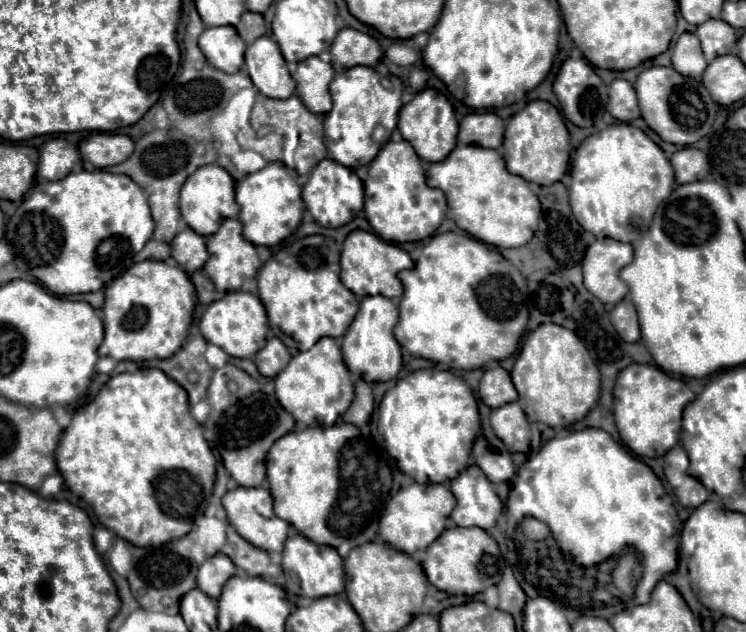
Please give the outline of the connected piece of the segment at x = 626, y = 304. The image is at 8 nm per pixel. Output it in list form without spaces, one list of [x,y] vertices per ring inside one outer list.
[[[622,299],[610,311],[610,321],[612,321],[614,329],[618,331],[618,335],[624,341],[634,343],[634,341],[640,339],[640,327],[638,327],[638,321],[636,321],[636,309],[634,309],[630,299]]]

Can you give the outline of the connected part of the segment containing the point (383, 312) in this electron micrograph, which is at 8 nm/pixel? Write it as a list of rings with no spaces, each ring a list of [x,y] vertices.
[[[382,295],[364,297],[364,301],[360,303],[360,311],[354,317],[352,325],[348,327],[342,341],[344,363],[352,373],[364,377],[368,383],[390,381],[398,375],[402,367],[402,353],[400,353],[398,341],[392,335],[396,321],[398,321],[398,307],[388,297],[382,297]]]

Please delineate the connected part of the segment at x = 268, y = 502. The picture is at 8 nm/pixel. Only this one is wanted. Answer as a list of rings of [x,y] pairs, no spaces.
[[[236,487],[222,497],[222,505],[228,513],[228,523],[238,531],[240,537],[250,541],[258,549],[264,549],[268,553],[280,553],[290,525],[272,513],[272,503],[272,493],[264,487]]]

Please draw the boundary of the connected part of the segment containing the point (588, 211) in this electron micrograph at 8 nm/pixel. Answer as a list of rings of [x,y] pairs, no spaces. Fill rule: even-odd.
[[[618,122],[618,125],[610,125],[604,131],[586,137],[582,145],[573,151],[571,165],[562,182],[567,189],[570,189],[569,203],[572,213],[576,221],[586,231],[594,233],[598,239],[612,237],[624,243],[632,243],[640,239],[648,231],[656,207],[672,193],[672,185],[674,185],[674,171],[666,153],[642,129],[630,123]],[[634,219],[638,221],[638,229],[632,227]]]

